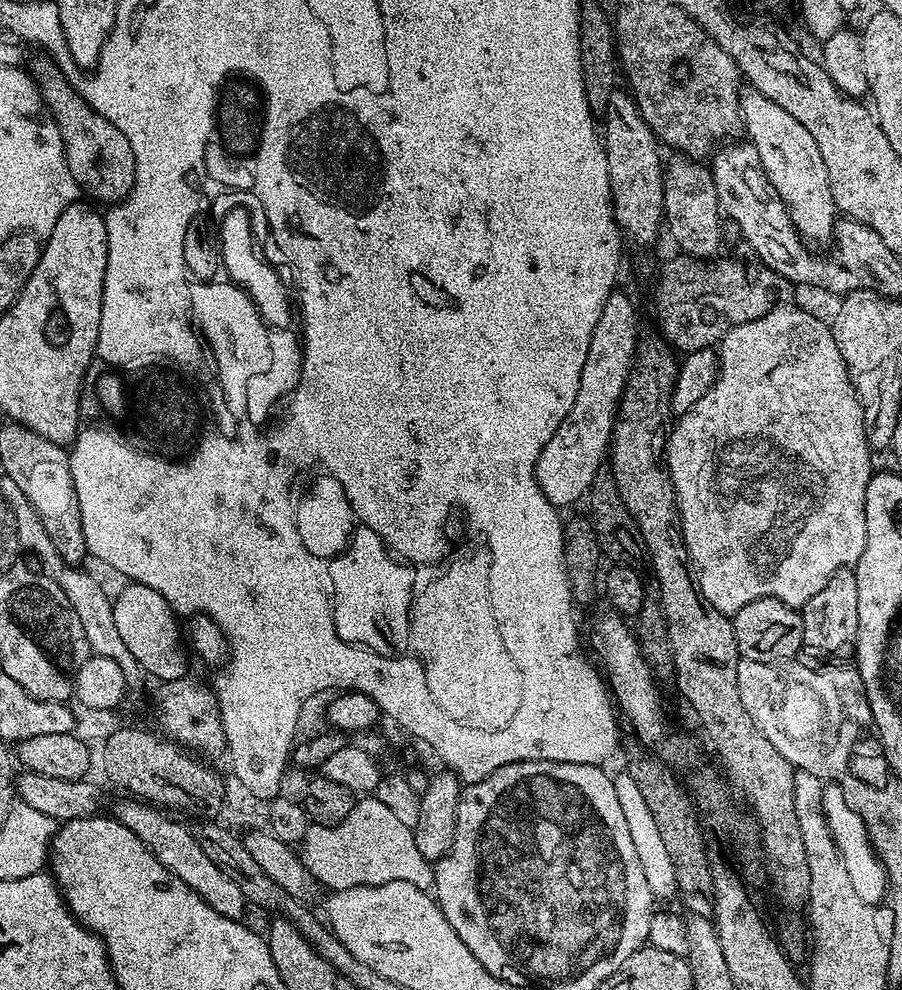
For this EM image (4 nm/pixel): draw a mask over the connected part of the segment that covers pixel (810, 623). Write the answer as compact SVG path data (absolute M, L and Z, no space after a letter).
M843 568L799 609L802 618L803 651L817 656L820 662L844 662L856 650L858 634L858 578L852 568Z

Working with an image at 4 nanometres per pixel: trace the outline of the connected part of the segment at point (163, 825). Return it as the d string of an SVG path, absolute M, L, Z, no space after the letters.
M124 798L117 806L114 816L122 826L134 830L134 834L138 834L138 838L142 838L144 845L152 851L154 858L158 858L158 862L162 862L162 866L166 866L170 874L182 878L182 882L186 882L186 886L190 886L190 890L194 890L194 894L198 894L202 902L206 902L214 910L218 910L218 914L231 920L245 919L246 901L242 890L238 890L237 884L227 874L222 874L222 870L218 870L214 862L210 862L206 850L198 846L191 827L179 824L175 815L139 798Z

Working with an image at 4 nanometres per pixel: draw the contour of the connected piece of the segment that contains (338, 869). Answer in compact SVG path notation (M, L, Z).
M372 794L357 799L354 810L333 828L309 823L299 853L317 885L324 887L325 884L332 892L358 886L382 886L386 882L410 882L410 886L425 890L434 884L433 865L422 858L412 829Z

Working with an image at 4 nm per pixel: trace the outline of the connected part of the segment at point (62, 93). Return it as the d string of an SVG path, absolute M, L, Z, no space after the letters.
M40 54L30 67L30 75L40 89L45 106L56 119L64 143L64 160L70 166L70 174L80 185L83 195L93 196L88 197L93 201L101 200L104 206L114 206L119 200L129 199L134 186L134 150L130 150L126 134L122 134L114 122L106 122L102 114L95 112L84 101L77 89L76 92L72 89L65 69L53 57Z

